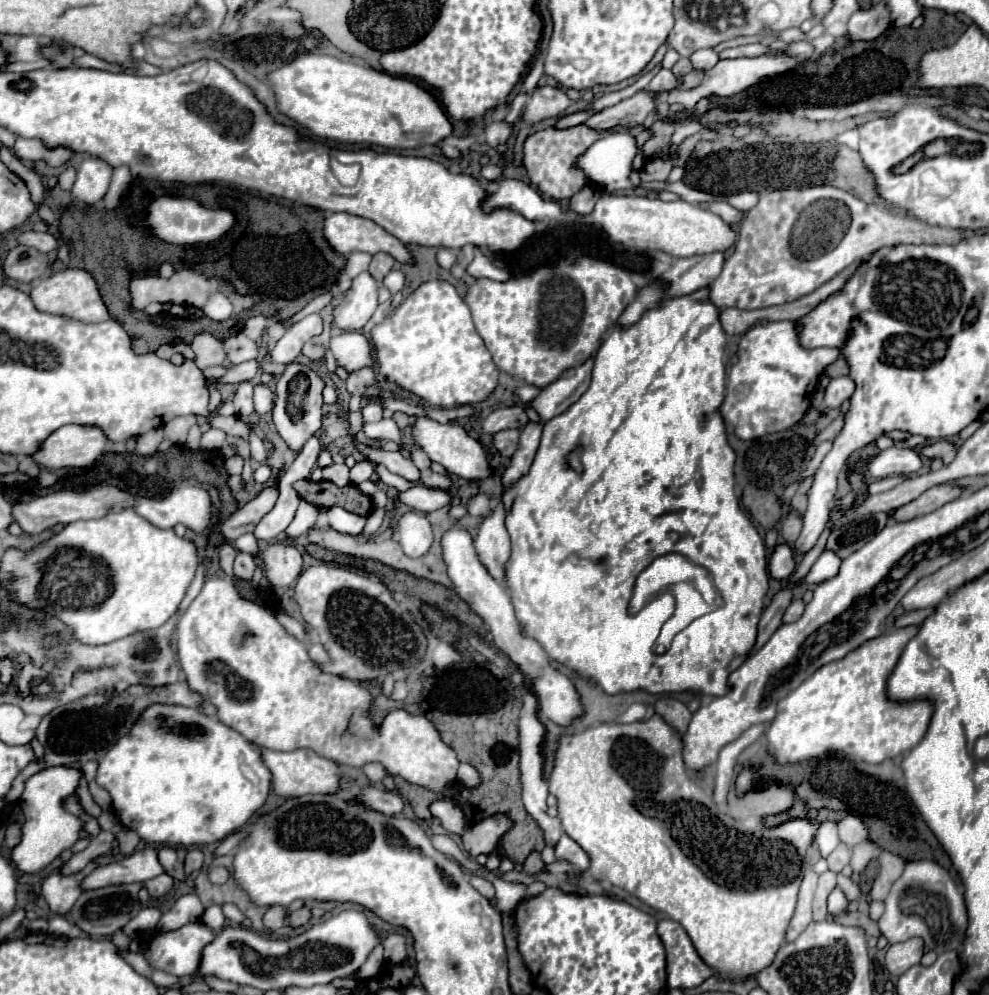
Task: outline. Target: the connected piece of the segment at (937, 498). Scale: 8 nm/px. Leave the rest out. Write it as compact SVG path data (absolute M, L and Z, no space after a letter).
M933 486L931 490L925 490L919 498L907 502L907 506L899 506L897 510L893 510L893 522L909 522L911 518L921 518L959 496L961 490L955 486Z

